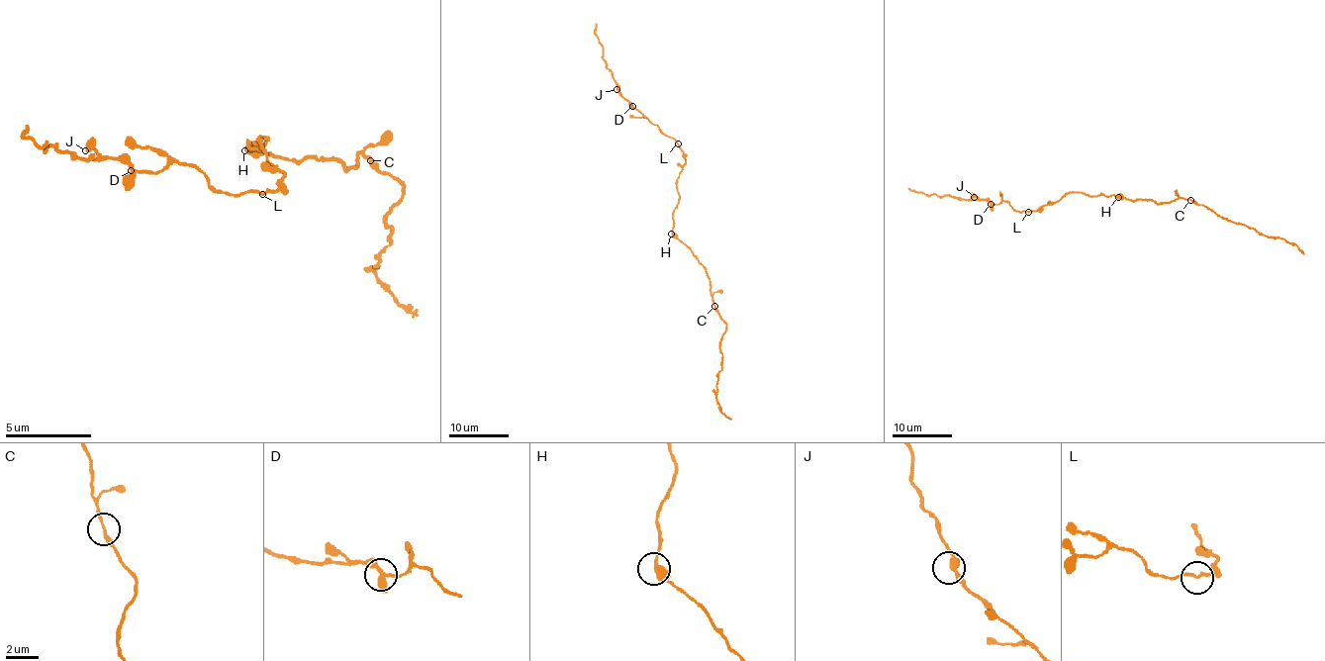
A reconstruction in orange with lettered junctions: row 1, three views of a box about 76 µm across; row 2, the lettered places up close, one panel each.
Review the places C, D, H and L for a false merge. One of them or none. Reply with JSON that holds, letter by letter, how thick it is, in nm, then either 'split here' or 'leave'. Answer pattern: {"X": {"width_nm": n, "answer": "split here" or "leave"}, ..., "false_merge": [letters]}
{"C": {"width_nm": 200, "answer": "leave"}, "D": {"width_nm": 400, "answer": "leave"}, "H": {"width_nm": 420, "answer": "leave"}, "L": {"width_nm": 140, "answer": "leave"}, "false_merge": []}

